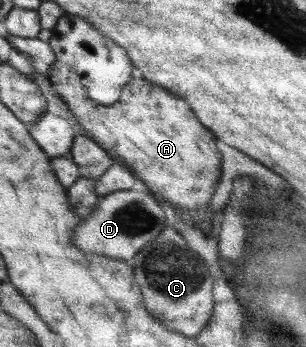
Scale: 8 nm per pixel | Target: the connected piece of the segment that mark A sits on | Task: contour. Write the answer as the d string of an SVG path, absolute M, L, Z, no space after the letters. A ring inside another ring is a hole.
M55 61L51 67L42 67L42 71L49 78L53 90L61 96L63 103L67 104L67 108L71 110L75 120L83 128L81 134L95 140L97 145L105 149L107 154L113 158L114 163L123 164L135 174L135 177L143 179L149 189L165 195L165 199L169 203L183 207L189 213L203 215L201 221L197 221L197 227L203 227L203 229L209 227L205 205L209 203L209 199L217 187L217 181L221 177L221 157L215 149L215 135L207 127L197 123L197 117L193 115L193 111L189 109L190 105L183 101L182 97L161 86L151 84L145 78L137 78L123 86L119 100L111 105L101 105L87 97L79 76L61 61Z

